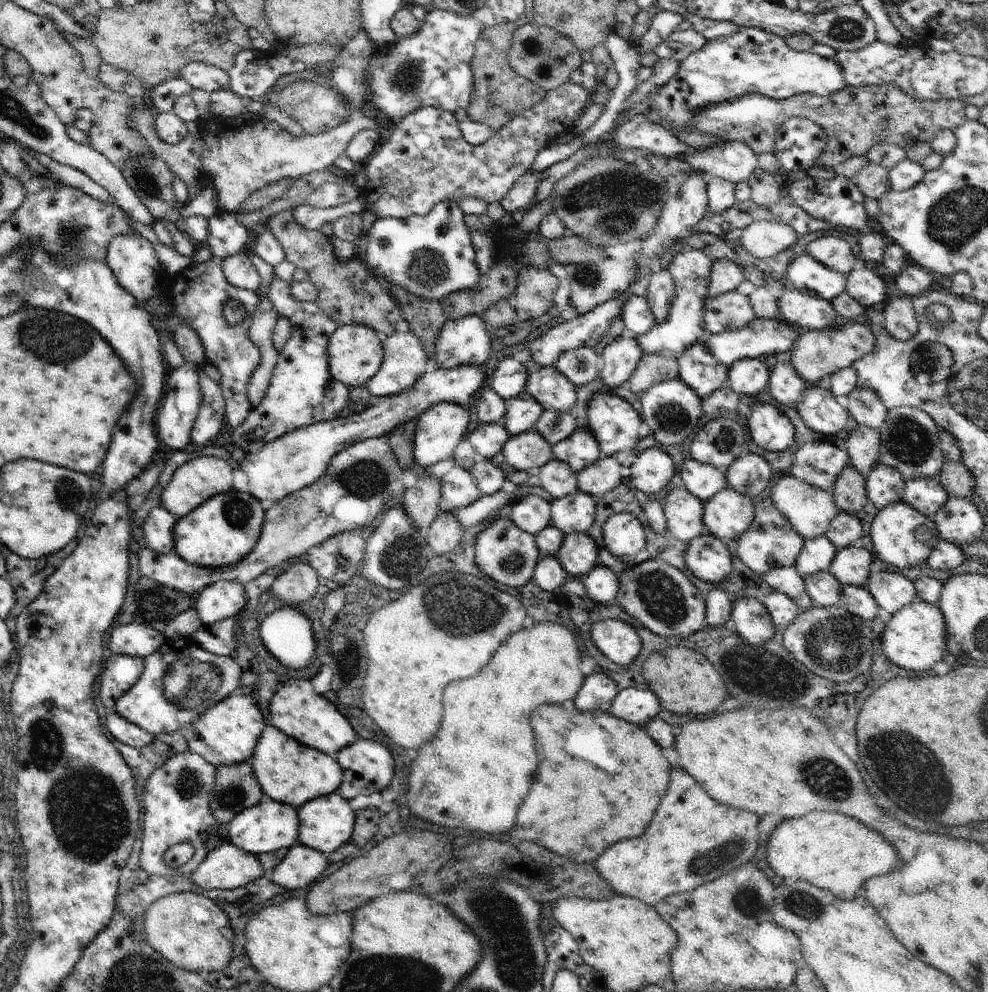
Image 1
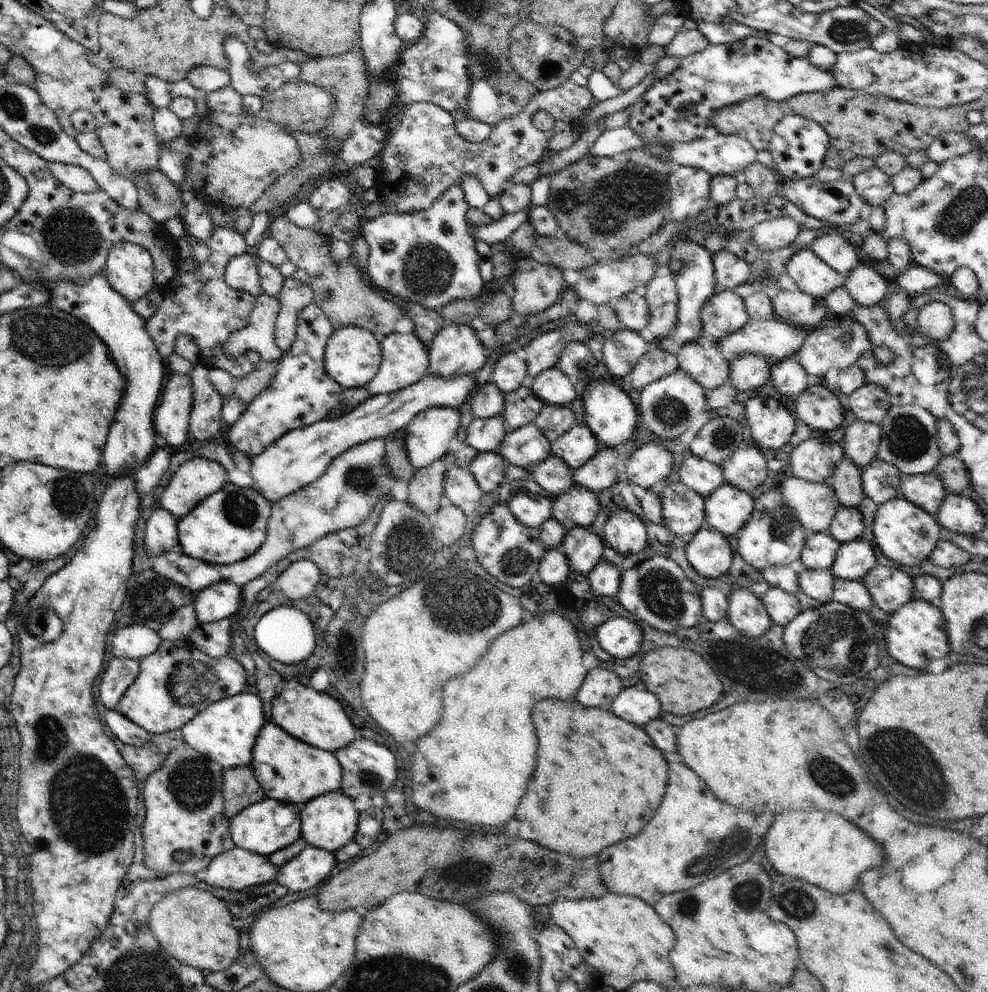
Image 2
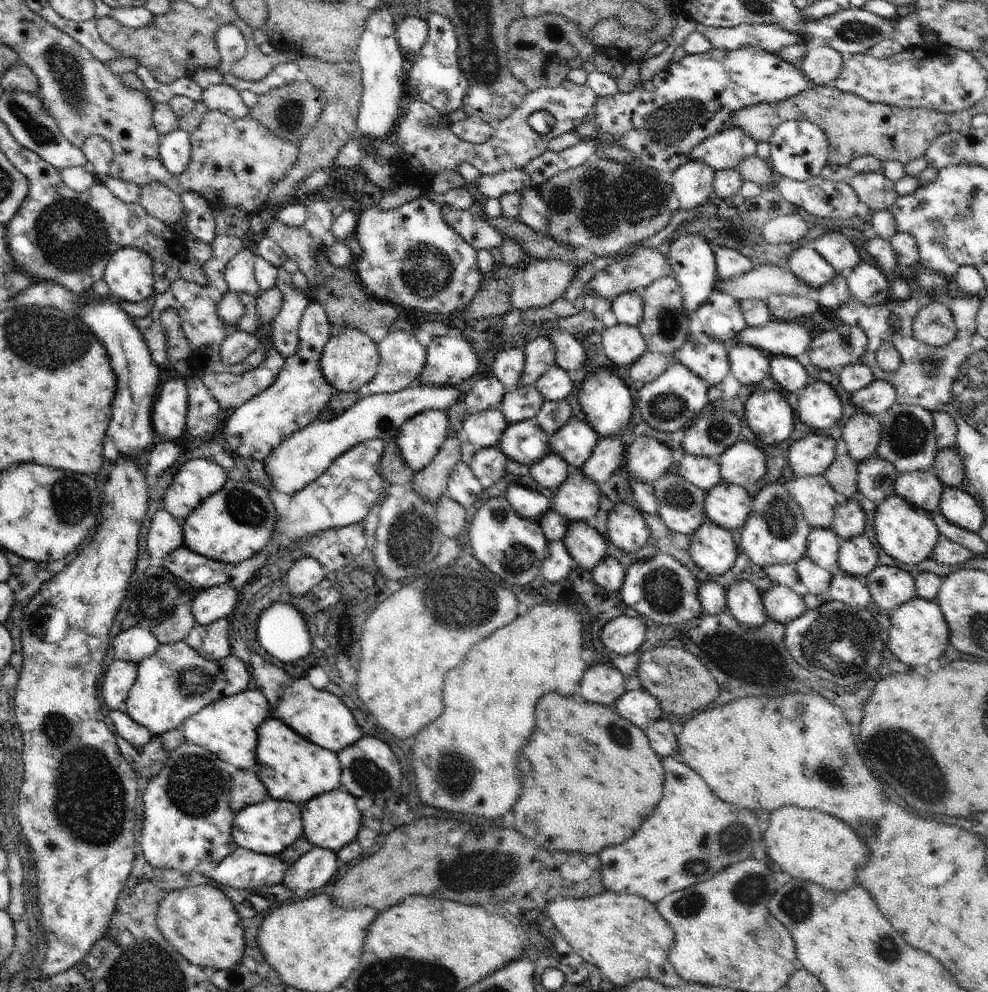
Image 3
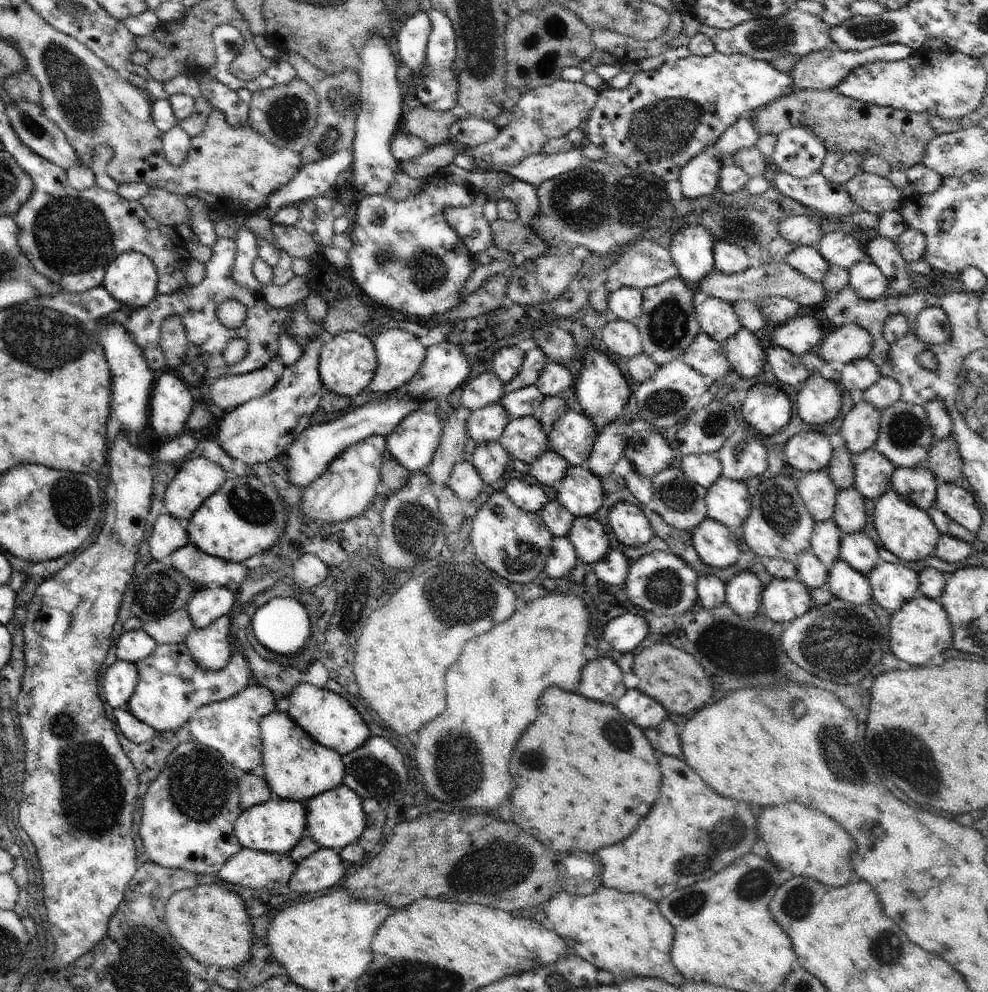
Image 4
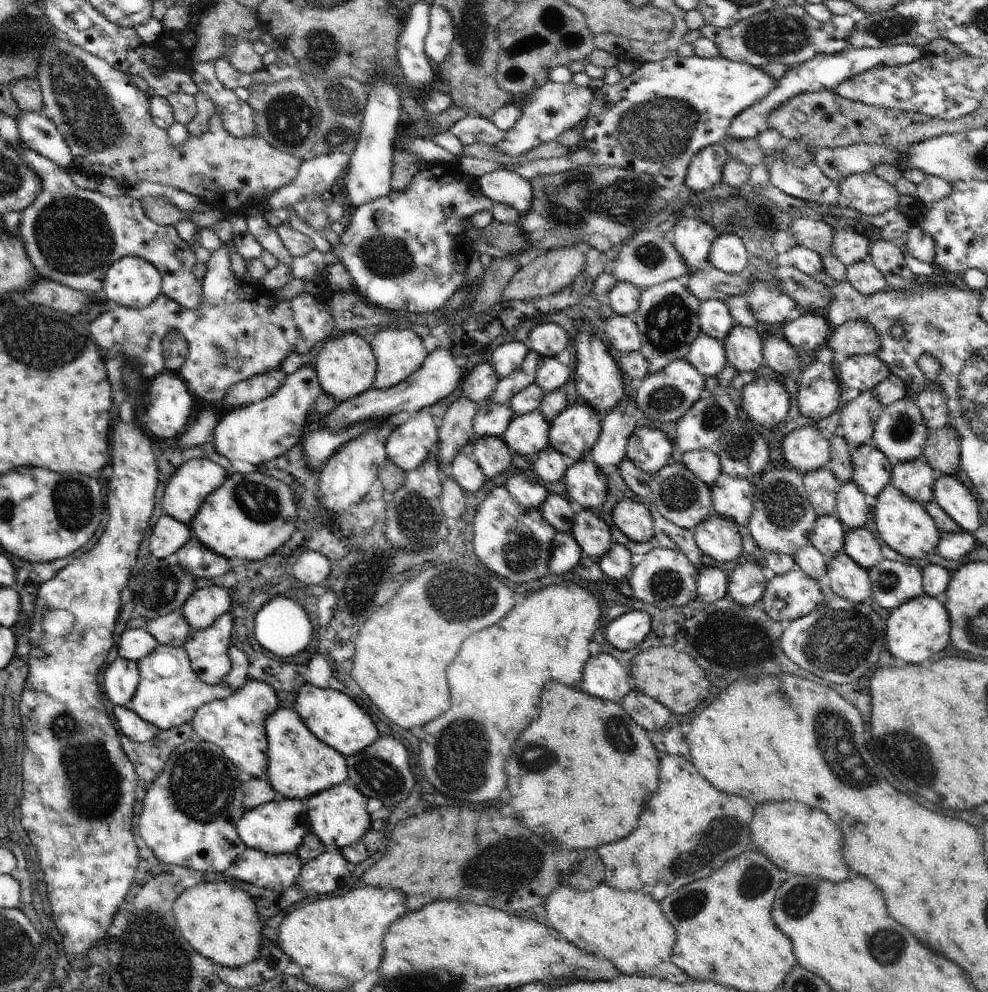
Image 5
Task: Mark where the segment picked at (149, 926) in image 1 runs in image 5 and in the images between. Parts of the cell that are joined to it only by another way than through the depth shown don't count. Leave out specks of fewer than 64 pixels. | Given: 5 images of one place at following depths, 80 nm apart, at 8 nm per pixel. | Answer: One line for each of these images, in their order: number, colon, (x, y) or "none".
2: (195, 926)
3: (202, 922)
4: (211, 922)
5: (221, 921)

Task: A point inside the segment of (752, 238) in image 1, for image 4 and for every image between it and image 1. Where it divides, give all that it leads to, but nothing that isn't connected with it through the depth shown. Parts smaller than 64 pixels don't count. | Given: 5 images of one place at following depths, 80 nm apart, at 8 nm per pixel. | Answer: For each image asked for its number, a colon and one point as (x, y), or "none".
2: (775, 234)
3: (785, 229)
4: (800, 229)

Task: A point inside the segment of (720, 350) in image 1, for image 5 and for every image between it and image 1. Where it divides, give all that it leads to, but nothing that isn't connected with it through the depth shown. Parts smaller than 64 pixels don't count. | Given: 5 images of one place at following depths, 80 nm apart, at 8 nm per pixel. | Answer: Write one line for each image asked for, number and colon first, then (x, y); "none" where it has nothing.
2: (774, 338)
3: (778, 338)
4: (799, 335)
5: (809, 332)

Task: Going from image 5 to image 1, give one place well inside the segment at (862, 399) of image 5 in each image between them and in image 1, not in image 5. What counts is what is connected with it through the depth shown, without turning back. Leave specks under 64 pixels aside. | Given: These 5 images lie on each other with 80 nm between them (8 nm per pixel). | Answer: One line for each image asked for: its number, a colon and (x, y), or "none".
1: (863, 445)
2: (861, 442)
3: (862, 434)
4: (860, 427)

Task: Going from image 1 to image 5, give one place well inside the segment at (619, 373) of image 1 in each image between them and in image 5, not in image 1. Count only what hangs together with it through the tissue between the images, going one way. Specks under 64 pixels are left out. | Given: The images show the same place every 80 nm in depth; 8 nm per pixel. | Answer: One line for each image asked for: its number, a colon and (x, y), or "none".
2: (621, 351)
3: (623, 344)
4: (621, 337)
5: (621, 331)

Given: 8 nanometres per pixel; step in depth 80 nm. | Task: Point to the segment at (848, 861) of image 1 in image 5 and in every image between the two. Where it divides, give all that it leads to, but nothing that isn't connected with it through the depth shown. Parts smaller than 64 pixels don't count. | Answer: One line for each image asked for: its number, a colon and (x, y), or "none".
2: (824, 848)
3: (809, 844)
4: (810, 844)
5: (801, 840)

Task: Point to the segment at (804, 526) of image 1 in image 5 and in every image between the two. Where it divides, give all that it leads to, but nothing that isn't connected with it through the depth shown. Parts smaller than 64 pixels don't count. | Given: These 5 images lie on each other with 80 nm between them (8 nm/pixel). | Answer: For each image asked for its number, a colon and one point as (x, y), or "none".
2: (815, 504)
3: (818, 501)
4: (817, 490)
5: (822, 487)

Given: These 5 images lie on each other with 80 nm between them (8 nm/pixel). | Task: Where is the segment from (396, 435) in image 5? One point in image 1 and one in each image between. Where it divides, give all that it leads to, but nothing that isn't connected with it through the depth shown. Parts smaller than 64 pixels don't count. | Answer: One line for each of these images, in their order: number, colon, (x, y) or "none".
1: (440, 429)
2: (428, 435)
3: (419, 439)
4: (414, 441)

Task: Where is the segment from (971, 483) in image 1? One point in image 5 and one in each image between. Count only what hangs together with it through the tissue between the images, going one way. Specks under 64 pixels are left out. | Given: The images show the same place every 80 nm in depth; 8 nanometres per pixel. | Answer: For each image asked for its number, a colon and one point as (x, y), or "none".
2: (951, 471)
3: (948, 466)
4: (943, 459)
5: (942, 451)

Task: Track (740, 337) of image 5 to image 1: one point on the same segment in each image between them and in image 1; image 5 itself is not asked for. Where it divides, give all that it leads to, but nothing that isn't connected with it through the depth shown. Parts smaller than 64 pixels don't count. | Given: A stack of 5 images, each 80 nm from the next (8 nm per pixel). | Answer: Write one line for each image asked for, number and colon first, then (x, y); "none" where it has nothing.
1: (748, 377)
2: (750, 371)
3: (748, 365)
4: (745, 355)

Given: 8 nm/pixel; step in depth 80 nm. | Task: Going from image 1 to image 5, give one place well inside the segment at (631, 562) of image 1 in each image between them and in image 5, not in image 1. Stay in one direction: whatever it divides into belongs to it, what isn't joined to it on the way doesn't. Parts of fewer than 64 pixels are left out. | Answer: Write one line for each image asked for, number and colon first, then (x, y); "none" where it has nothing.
2: (625, 532)
3: (627, 529)
4: (629, 521)
5: (632, 516)

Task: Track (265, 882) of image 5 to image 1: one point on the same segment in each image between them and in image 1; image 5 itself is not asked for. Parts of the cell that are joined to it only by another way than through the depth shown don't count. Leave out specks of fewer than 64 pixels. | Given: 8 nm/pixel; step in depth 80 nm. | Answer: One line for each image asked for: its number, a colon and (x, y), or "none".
1: (226, 867)
2: (238, 868)
3: (246, 869)
4: (254, 869)

